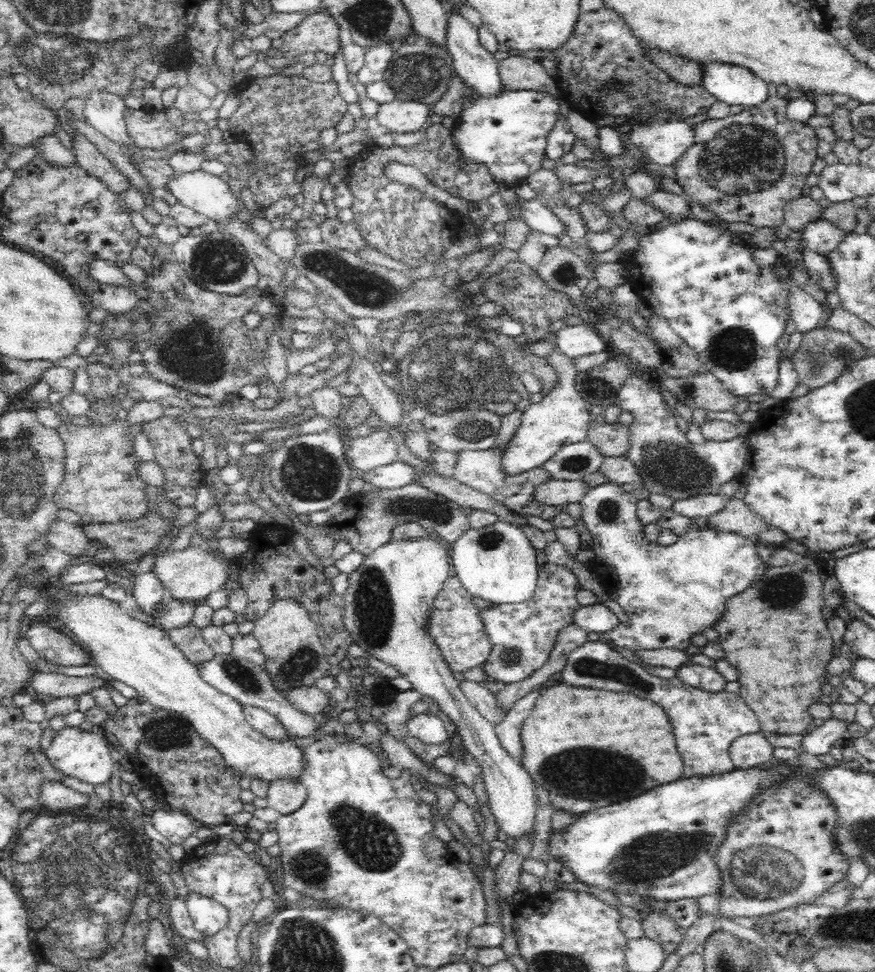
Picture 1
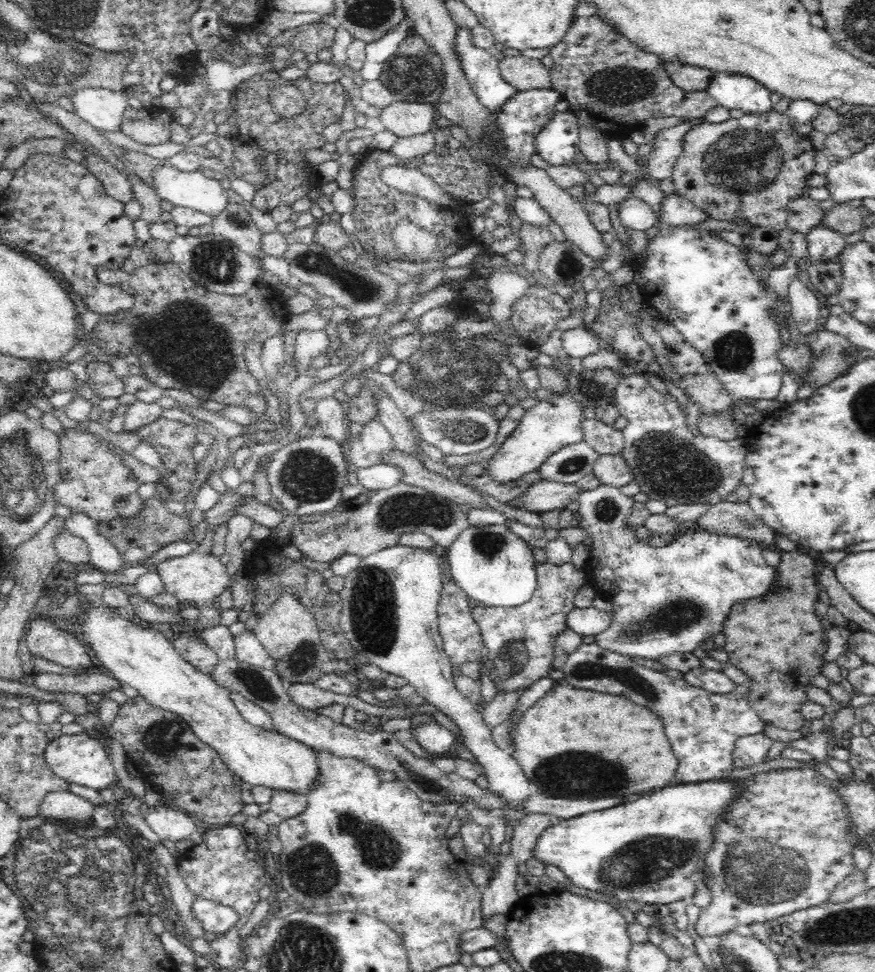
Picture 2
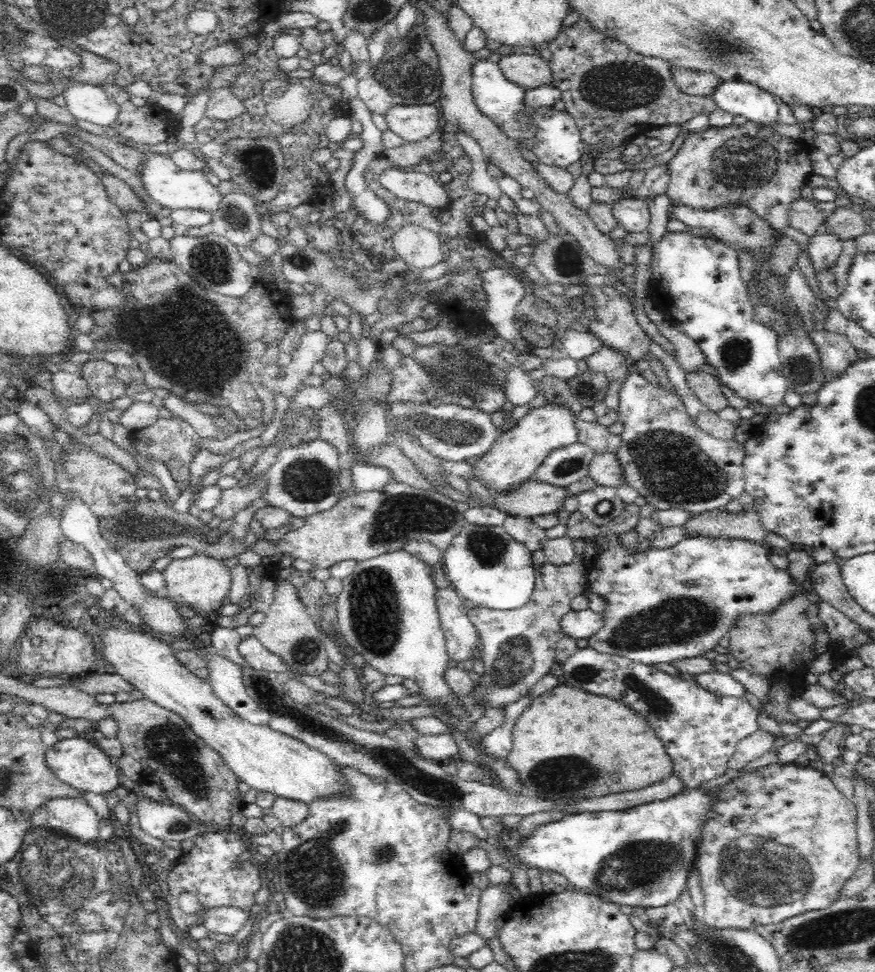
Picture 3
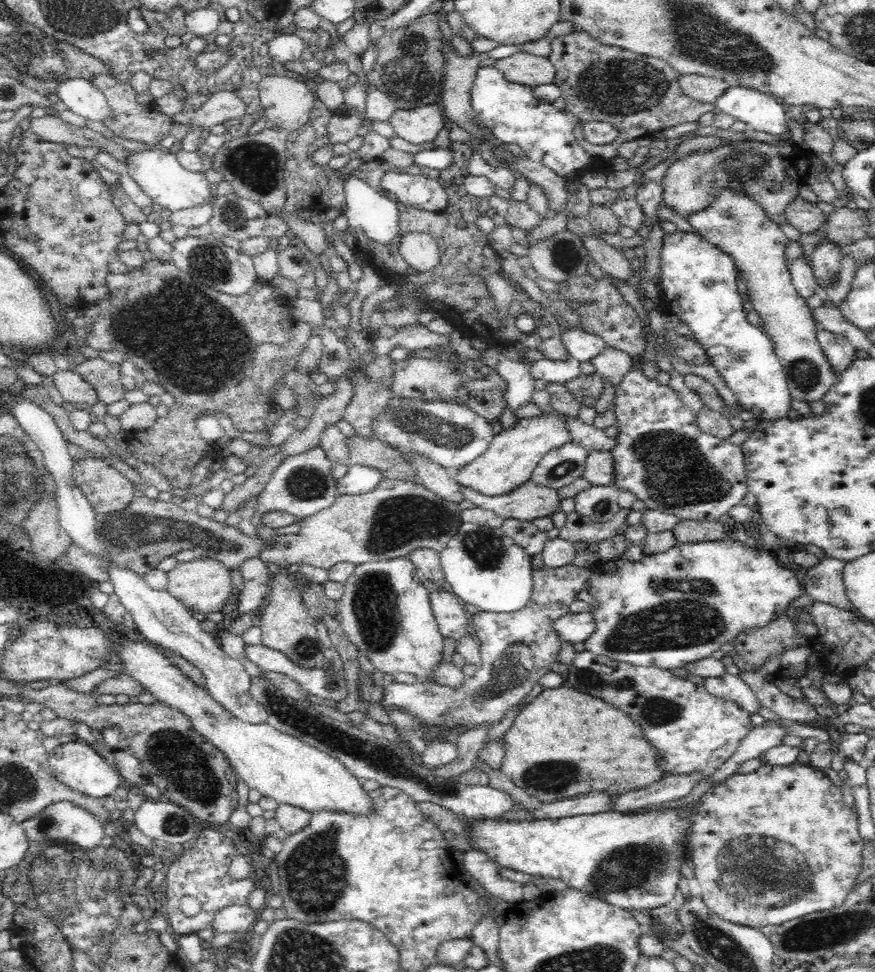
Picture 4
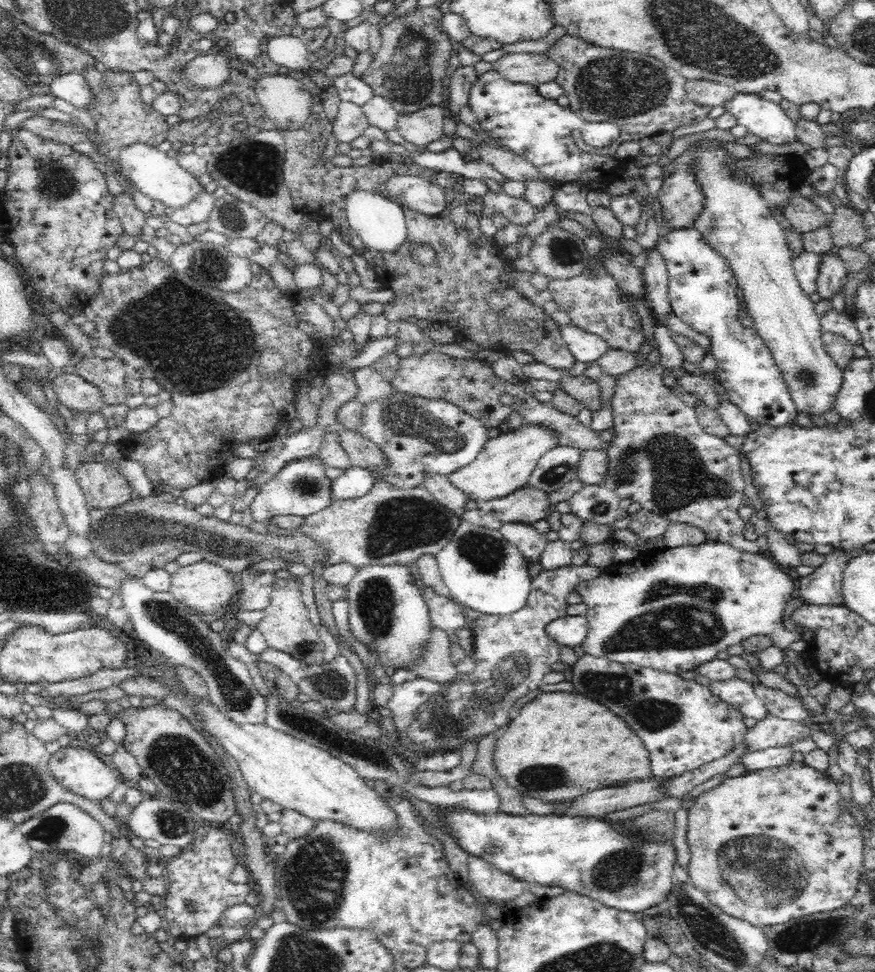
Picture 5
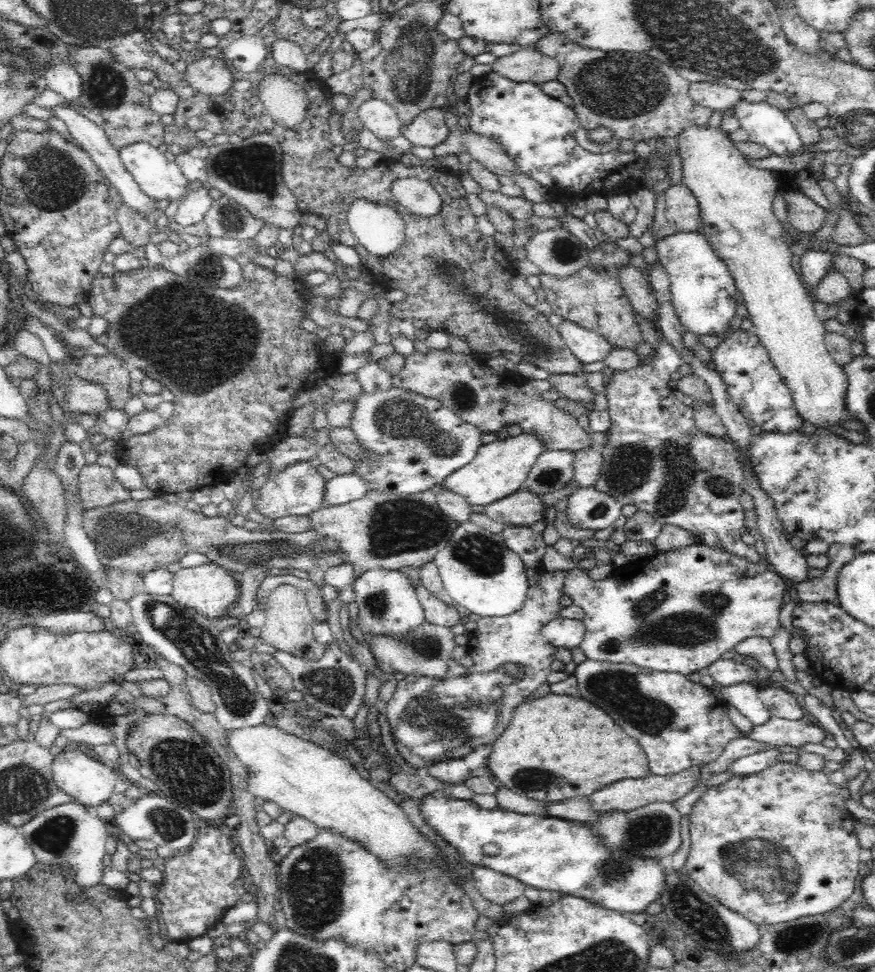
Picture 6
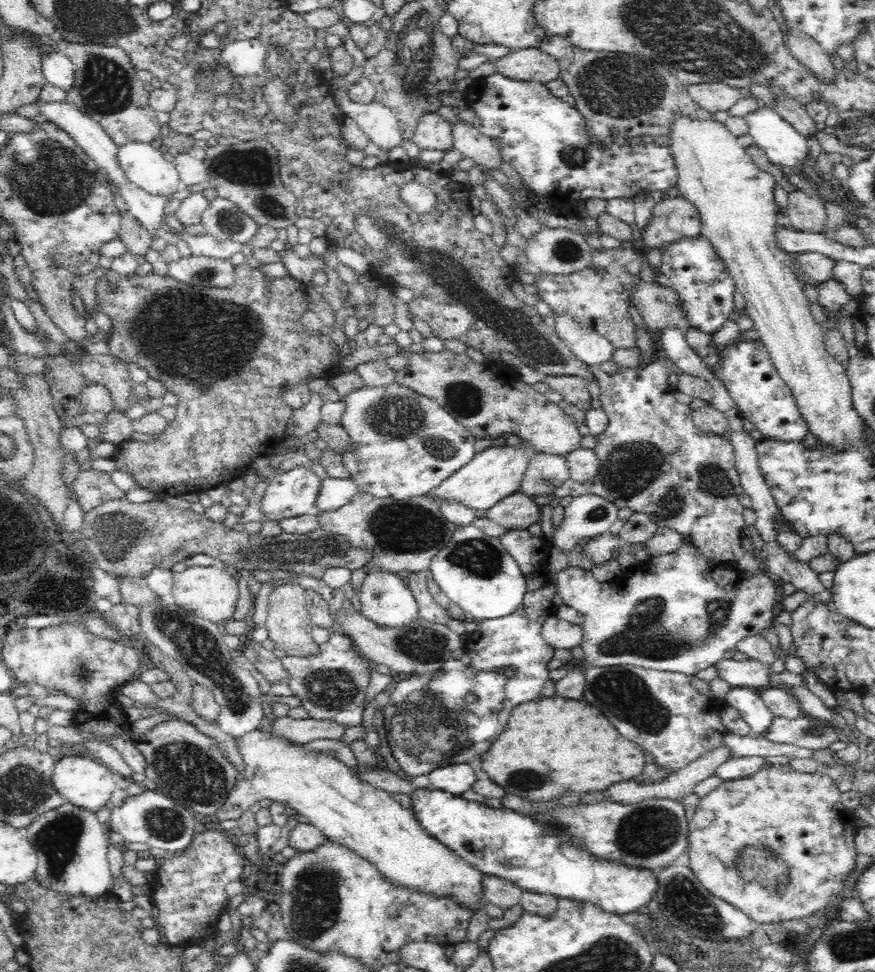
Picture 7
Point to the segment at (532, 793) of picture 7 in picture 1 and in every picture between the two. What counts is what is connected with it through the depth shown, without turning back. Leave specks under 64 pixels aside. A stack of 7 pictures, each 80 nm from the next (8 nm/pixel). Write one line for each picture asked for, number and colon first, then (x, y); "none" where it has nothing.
1: (579, 743)
2: (556, 742)
3: (567, 745)
4: (563, 744)
5: (561, 745)
6: (583, 750)

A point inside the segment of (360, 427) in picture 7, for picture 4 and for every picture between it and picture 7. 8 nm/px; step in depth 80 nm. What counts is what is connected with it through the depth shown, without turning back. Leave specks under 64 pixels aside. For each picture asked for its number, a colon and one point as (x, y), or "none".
4: (451, 435)
5: (419, 436)
6: (414, 442)

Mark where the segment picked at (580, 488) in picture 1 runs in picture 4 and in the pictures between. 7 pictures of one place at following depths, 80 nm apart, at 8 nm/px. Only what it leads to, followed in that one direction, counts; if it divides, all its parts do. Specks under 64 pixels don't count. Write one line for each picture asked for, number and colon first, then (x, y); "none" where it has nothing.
2: (542, 496)
3: (531, 498)
4: (529, 501)

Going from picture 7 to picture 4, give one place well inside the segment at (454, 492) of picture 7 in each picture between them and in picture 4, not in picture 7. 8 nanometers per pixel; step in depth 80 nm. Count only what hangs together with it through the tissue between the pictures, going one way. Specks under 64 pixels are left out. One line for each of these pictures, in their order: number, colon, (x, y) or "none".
4: (513, 454)
5: (504, 465)
6: (500, 468)

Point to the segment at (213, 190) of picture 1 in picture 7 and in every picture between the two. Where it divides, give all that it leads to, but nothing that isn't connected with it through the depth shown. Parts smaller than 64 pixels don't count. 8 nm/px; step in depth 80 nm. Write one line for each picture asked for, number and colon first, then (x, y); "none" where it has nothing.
2: (192, 190)
3: (169, 186)
4: (161, 177)
5: (160, 177)
6: (159, 178)
7: (143, 165)

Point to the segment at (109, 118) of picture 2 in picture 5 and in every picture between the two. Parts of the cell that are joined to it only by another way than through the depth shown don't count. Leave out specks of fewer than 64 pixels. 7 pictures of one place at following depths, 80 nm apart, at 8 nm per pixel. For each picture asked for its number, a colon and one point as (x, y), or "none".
3: (85, 101)
4: (81, 97)
5: (72, 87)

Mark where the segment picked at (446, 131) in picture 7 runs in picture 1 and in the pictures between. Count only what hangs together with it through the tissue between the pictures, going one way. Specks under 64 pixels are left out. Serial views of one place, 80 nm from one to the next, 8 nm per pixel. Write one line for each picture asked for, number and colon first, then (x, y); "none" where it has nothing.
1: (398, 116)
2: (404, 119)
3: (412, 123)
4: (418, 125)
5: (425, 125)
6: (429, 128)

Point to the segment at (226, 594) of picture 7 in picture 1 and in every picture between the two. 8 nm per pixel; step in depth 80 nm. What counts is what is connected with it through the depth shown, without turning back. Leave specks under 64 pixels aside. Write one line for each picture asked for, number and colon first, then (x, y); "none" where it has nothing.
1: (191, 574)
2: (197, 578)
3: (200, 581)
4: (203, 584)
5: (206, 587)
6: (209, 589)

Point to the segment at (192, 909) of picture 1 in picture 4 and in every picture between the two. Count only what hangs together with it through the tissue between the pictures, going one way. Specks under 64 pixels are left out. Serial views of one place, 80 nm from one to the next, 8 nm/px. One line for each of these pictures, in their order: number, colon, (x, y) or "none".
2: (215, 918)
3: (228, 920)
4: (233, 919)

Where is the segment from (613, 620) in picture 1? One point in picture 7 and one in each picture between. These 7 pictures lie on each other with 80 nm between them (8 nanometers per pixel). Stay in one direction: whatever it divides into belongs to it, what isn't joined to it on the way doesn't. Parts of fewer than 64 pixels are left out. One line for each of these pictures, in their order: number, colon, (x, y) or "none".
2: (585, 621)
3: (577, 624)
4: (575, 628)
5: (570, 631)
6: (562, 632)
7: (558, 633)

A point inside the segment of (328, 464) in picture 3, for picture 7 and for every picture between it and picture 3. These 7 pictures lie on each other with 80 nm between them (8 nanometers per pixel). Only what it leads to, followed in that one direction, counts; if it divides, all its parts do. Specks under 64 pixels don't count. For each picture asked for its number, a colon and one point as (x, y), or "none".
4: (302, 485)
5: (301, 488)
6: (298, 490)
7: (293, 493)

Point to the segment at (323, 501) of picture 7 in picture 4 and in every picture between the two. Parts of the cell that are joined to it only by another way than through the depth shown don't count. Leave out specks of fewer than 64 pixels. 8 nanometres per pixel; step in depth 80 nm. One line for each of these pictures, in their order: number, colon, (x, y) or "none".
4: (359, 479)
5: (355, 482)
6: (341, 489)

